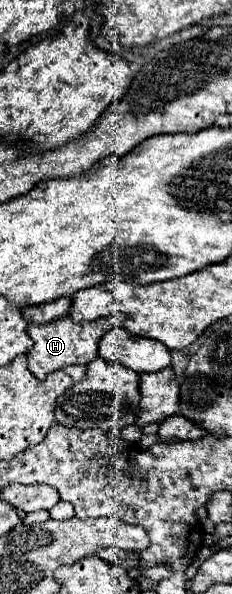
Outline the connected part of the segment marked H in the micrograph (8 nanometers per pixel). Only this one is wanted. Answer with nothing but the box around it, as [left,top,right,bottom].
[27,313,123,381]

